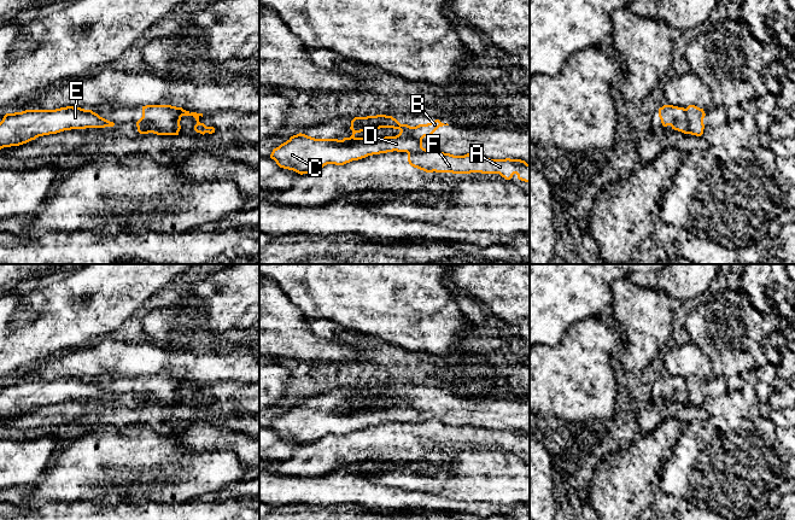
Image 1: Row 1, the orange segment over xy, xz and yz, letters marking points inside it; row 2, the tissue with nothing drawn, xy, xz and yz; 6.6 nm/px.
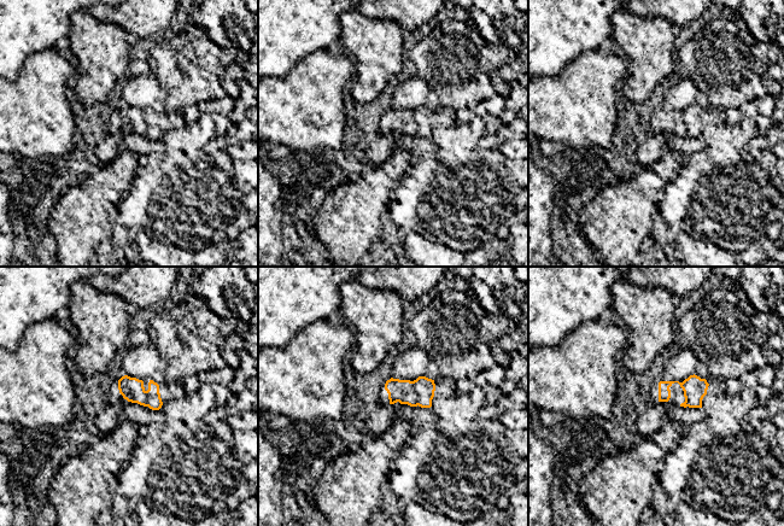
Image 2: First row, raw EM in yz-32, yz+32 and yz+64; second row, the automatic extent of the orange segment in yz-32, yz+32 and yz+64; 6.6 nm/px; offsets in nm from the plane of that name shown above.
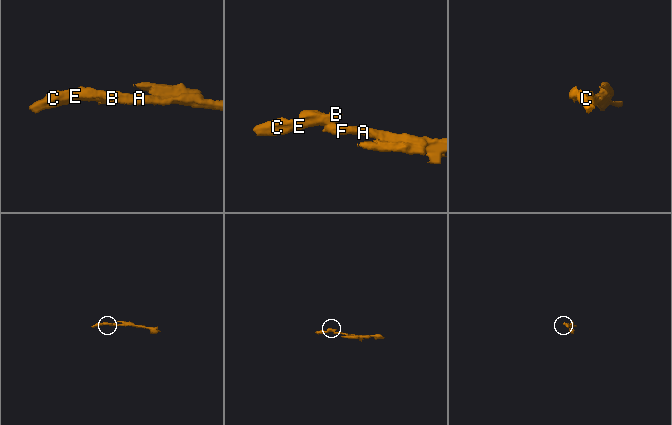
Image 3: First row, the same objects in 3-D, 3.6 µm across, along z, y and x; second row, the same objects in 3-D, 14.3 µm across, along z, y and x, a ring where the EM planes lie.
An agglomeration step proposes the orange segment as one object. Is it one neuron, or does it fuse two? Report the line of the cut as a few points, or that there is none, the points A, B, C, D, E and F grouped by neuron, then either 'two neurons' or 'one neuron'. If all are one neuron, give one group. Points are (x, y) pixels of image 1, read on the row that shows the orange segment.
cut yz (684, 109), (689, 133); groups A F / B C D E; two neurons

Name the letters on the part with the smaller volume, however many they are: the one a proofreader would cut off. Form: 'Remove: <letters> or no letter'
Remove: B, C, D, E

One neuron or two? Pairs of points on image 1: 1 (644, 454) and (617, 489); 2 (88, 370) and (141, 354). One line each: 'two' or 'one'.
1: one
2: one

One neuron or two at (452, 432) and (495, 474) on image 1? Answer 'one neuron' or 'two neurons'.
two neurons

